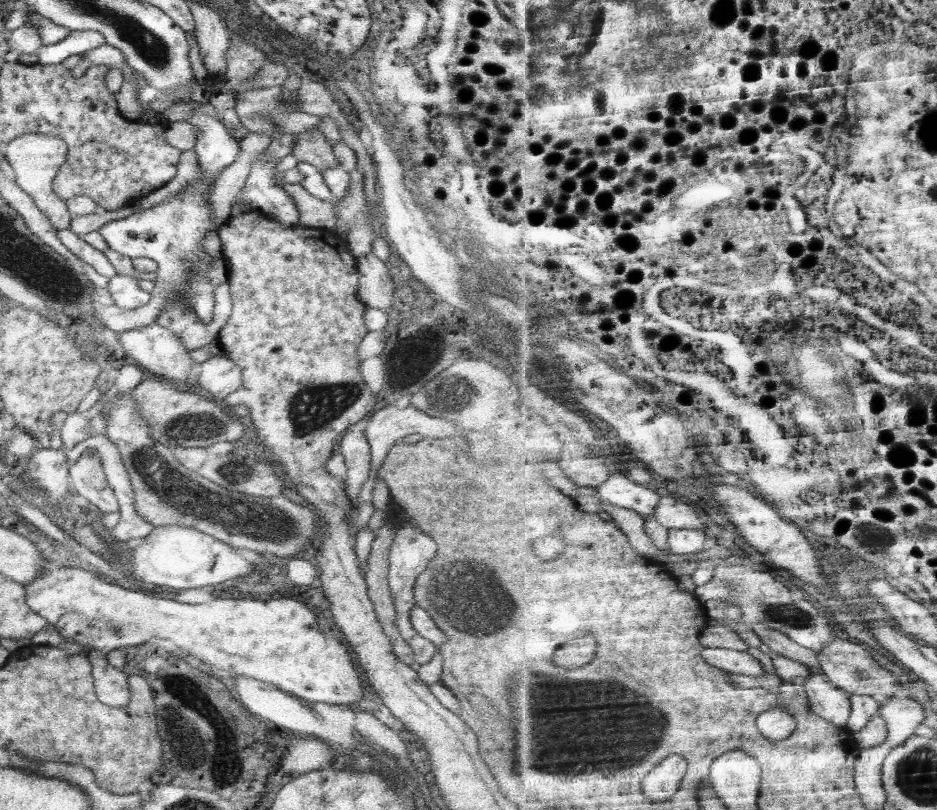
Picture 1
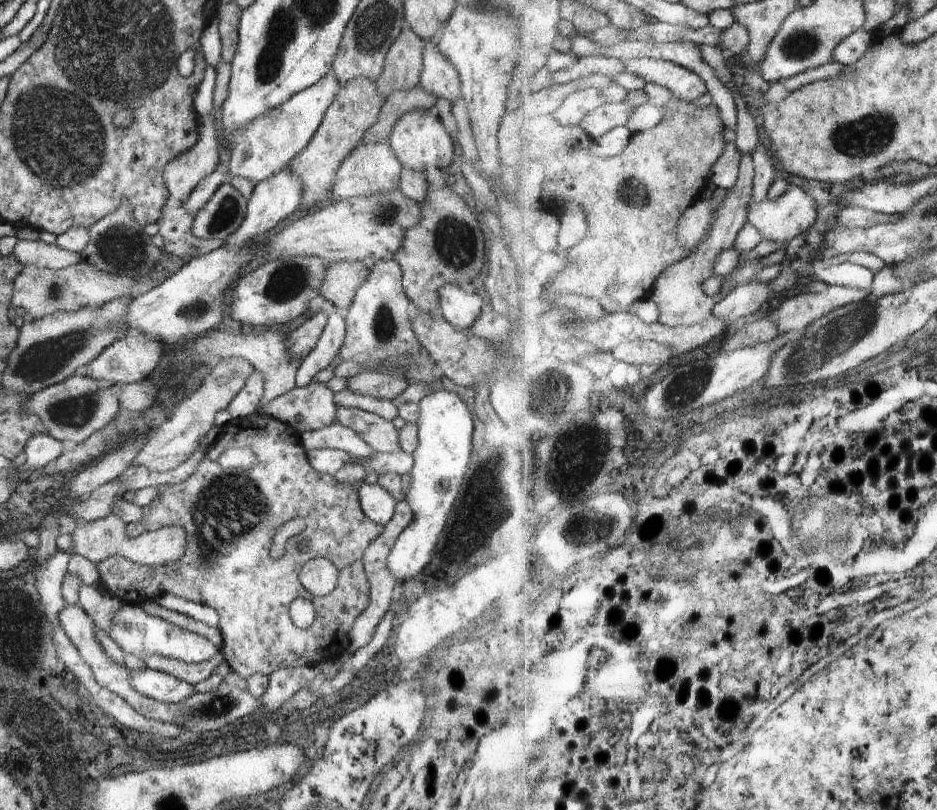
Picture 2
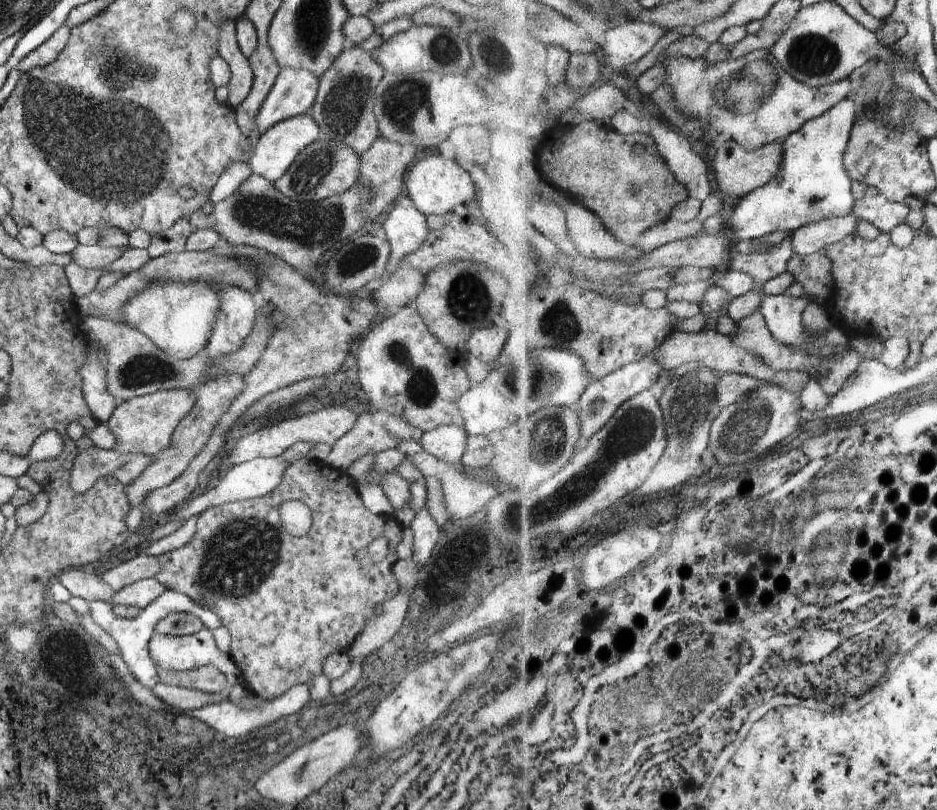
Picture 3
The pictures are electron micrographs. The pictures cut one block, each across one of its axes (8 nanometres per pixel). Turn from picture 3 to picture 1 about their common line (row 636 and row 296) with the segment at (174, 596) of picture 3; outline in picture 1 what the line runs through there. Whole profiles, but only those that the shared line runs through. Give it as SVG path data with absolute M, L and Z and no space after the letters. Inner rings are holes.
M118 273L109 278L107 289L116 306L132 310L144 306L151 299L151 293L142 290L137 283L137 279L131 276L122 276Z

